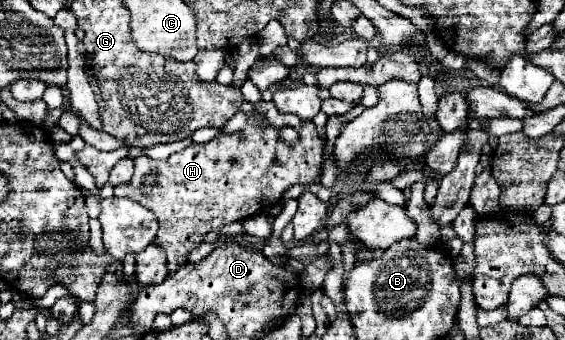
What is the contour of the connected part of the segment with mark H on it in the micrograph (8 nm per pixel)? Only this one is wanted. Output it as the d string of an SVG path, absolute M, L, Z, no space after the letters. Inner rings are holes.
M259 101L255 109L267 117L269 127L261 129L253 119L249 119L245 129L241 129L239 133L217 135L203 145L193 143L185 151L165 161L137 157L133 179L125 185L115 187L115 197L133 199L157 215L159 231L155 243L167 251L169 271L185 263L187 251L195 249L203 241L203 237L193 237L203 221L241 221L249 215L269 209L277 199L281 199L283 191L295 183L319 183L323 145L319 141L313 121L303 121L297 115L283 115L277 111L273 101ZM283 125L299 127L297 145L287 147L279 139L277 129ZM151 171L157 171L157 185L151 189L149 195L145 195L141 189L143 175Z

